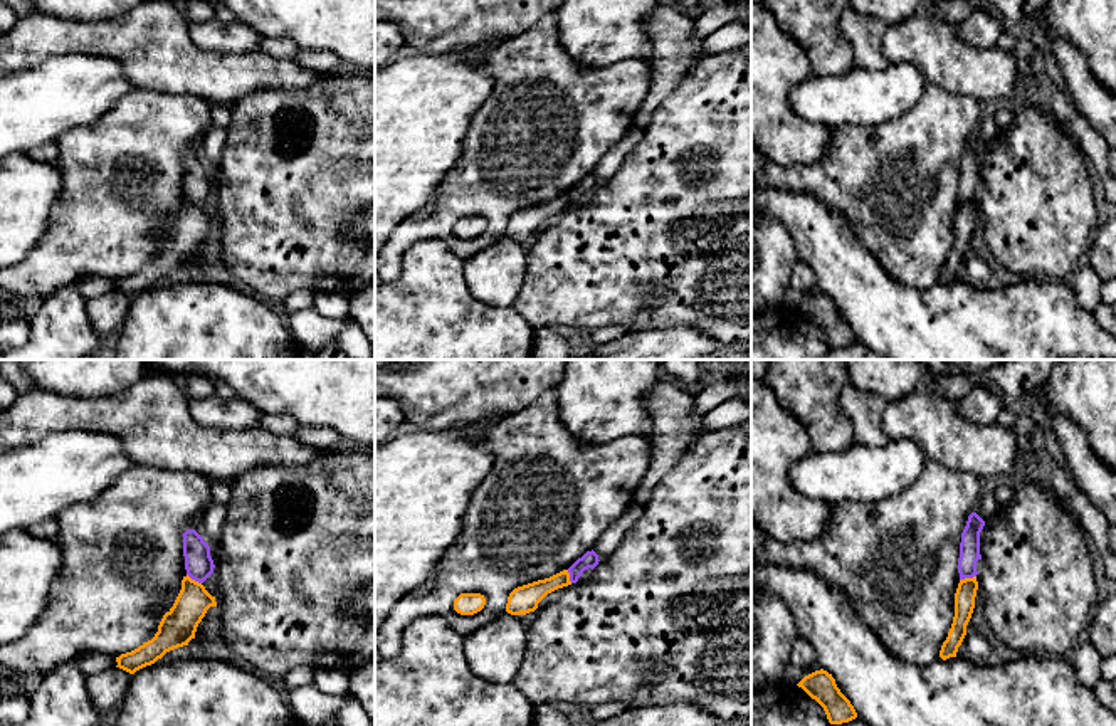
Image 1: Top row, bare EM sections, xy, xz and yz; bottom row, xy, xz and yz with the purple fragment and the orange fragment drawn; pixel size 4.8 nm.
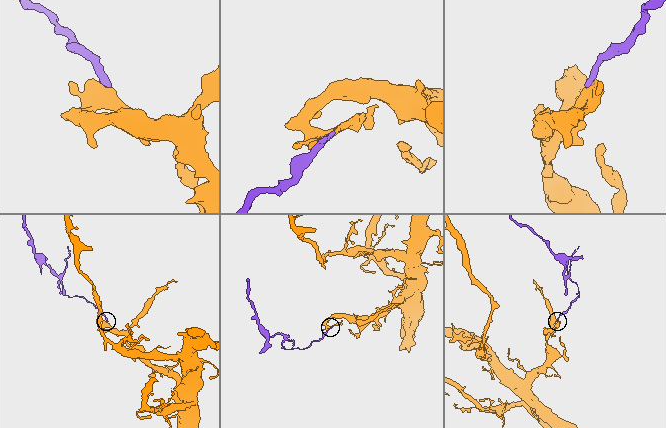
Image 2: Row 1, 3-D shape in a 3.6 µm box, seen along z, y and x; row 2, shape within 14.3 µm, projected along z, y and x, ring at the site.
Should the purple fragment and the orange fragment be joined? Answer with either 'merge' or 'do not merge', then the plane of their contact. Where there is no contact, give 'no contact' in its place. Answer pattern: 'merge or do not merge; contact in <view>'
do not merge; contact in yz

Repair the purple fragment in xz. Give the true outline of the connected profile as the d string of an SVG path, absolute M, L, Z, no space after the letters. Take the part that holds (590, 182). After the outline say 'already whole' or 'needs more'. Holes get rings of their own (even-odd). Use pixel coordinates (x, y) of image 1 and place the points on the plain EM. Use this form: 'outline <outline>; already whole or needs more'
outline M592 173L592 175L587 175L582 182L578 182L570 192L568 192L568 197L570 197L570 205L571 207L576 207L578 202L582 200L582 197L588 192L595 192L598 188L598 178Z; already whole

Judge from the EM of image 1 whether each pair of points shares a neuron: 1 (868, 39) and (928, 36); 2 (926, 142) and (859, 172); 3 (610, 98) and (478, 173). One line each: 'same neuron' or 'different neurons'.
1: different neurons
2: same neuron
3: same neuron

